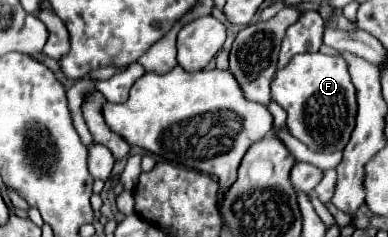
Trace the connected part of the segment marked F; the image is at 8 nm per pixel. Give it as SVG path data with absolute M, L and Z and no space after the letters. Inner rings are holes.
M300 53L276 73L272 81L272 99L288 113L288 129L308 149L316 153L342 151L354 131L356 91L348 75L344 57L324 53Z

